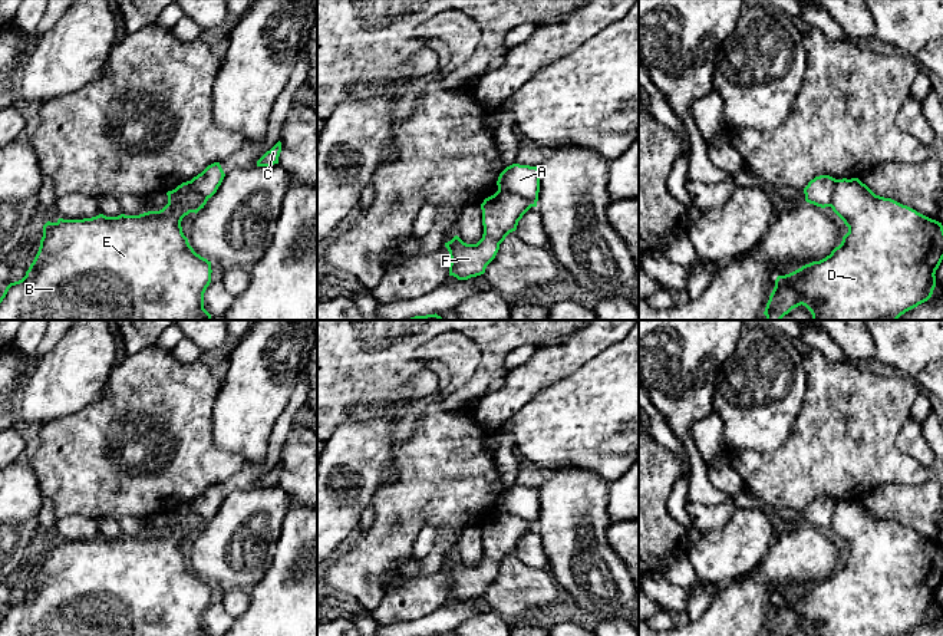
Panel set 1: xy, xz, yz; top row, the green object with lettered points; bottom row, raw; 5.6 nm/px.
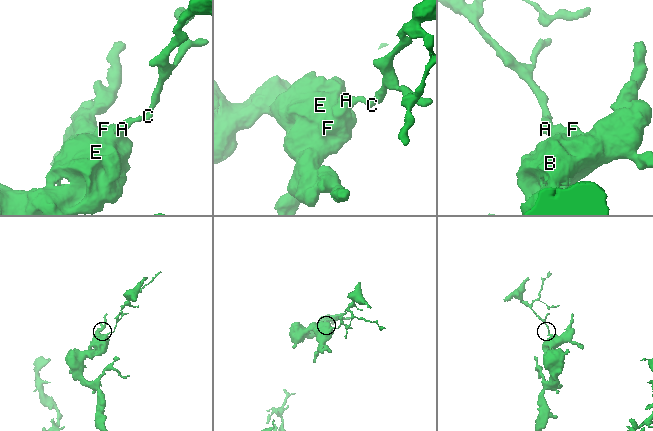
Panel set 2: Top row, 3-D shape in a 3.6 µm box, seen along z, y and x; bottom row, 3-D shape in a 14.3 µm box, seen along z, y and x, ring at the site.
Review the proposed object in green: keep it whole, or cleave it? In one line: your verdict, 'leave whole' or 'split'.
split

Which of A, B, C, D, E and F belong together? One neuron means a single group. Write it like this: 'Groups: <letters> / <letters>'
Groups: A C / B D E F

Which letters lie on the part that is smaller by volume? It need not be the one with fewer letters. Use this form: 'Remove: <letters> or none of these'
Remove: A, C

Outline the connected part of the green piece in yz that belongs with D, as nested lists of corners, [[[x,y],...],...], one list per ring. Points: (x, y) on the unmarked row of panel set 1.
[[[858,500],[837,501],[831,530],[848,548],[841,566],[825,580],[778,597],[764,636],[788,636],[801,626],[811,636],[904,636],[932,619],[934,596],[943,581],[942,544],[891,520],[876,517]]]

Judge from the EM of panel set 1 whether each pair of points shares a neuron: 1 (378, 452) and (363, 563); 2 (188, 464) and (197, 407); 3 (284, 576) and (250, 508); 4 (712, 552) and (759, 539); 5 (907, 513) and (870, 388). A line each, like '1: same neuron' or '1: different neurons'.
1: different neurons
2: same neuron
3: different neurons
4: same neuron
5: different neurons

